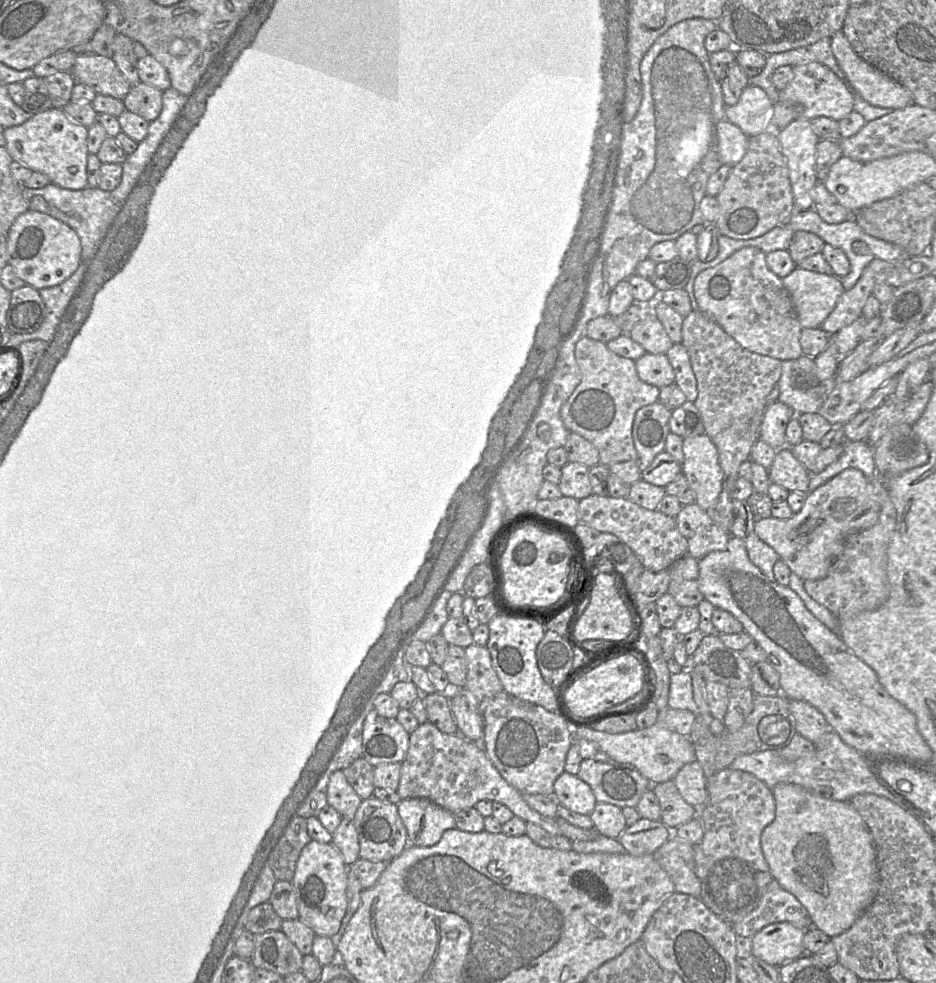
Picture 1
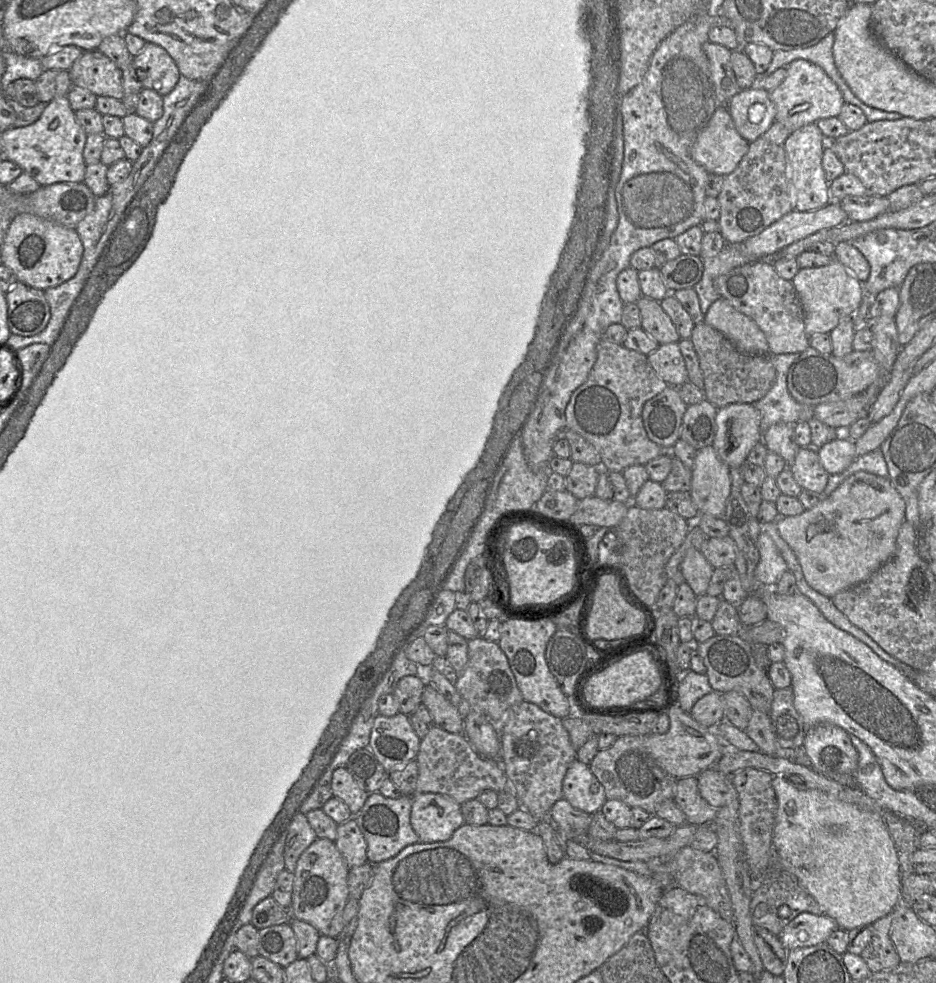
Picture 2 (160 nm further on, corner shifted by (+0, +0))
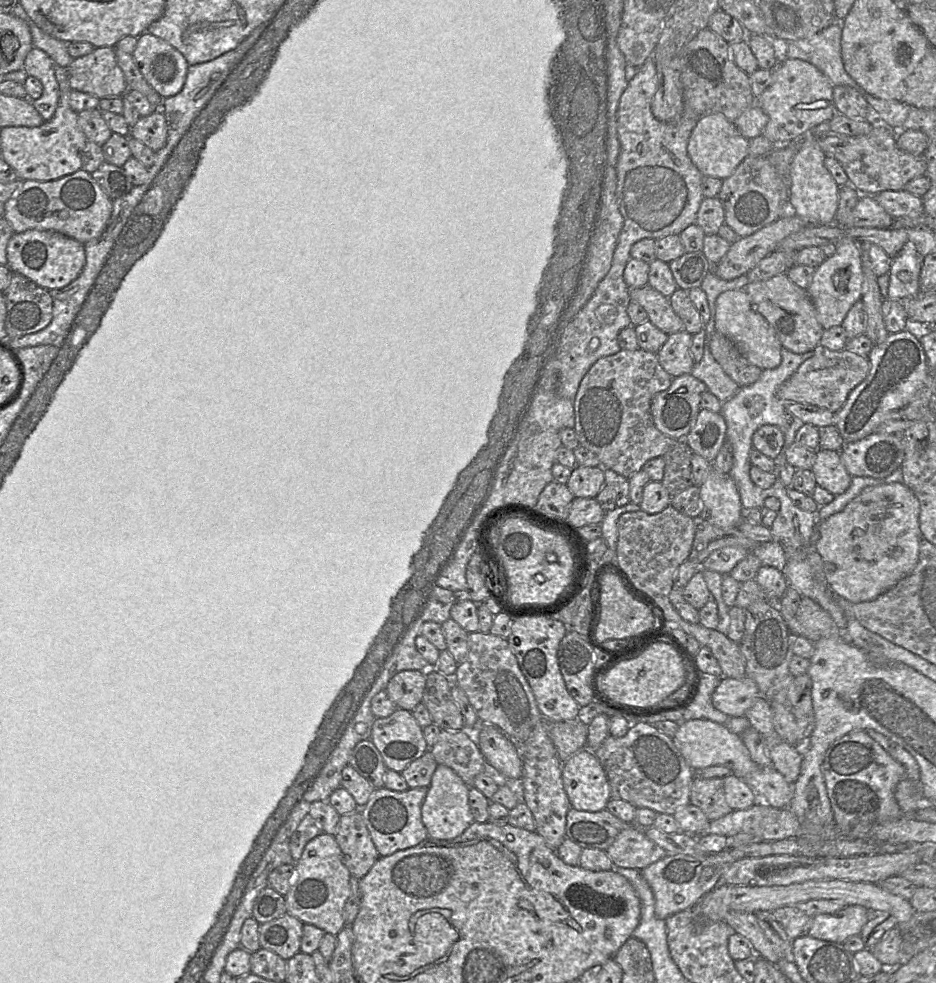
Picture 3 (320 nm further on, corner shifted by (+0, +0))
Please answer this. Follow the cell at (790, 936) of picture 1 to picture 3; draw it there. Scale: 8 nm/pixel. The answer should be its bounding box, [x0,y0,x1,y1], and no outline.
[807,905,873,944]

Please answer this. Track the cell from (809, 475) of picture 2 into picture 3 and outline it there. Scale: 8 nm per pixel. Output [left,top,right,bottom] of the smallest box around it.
[811,450,852,496]

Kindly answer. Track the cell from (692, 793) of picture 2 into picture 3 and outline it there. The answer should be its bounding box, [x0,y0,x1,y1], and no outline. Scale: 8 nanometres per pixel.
[690,778,732,821]

